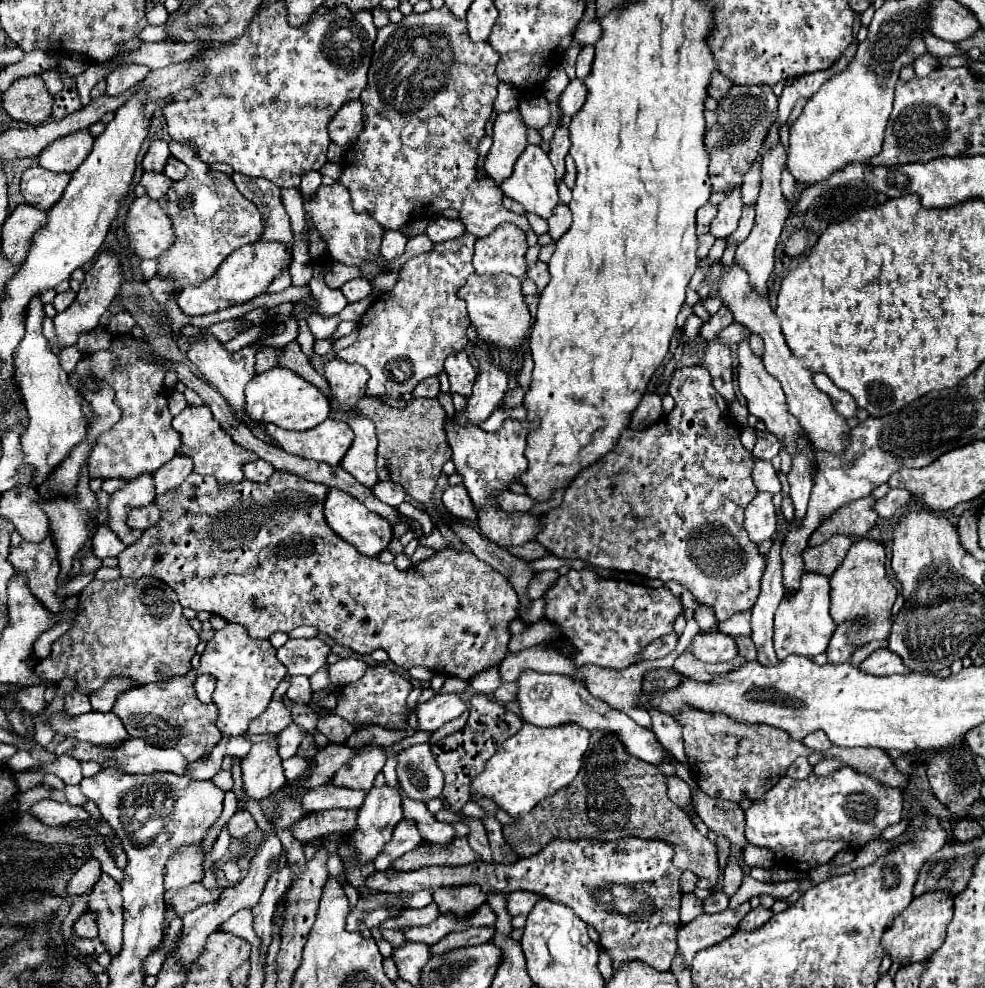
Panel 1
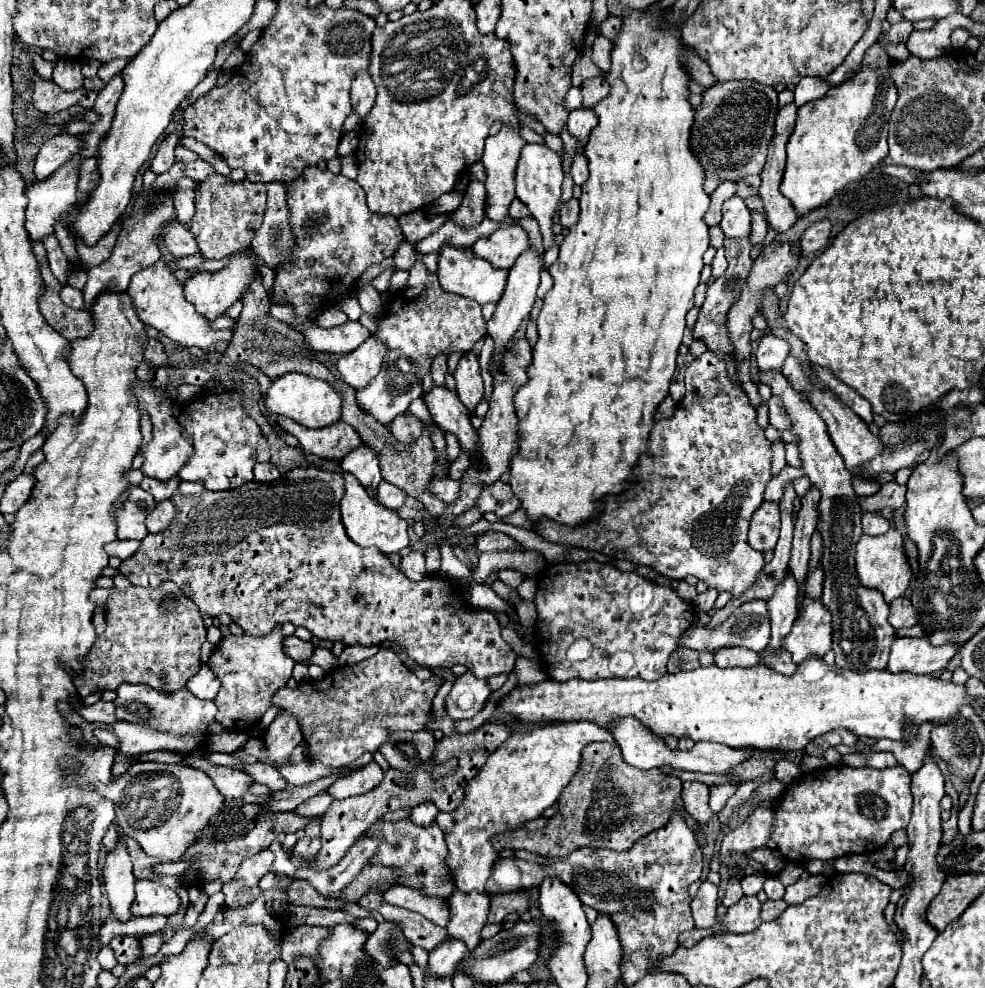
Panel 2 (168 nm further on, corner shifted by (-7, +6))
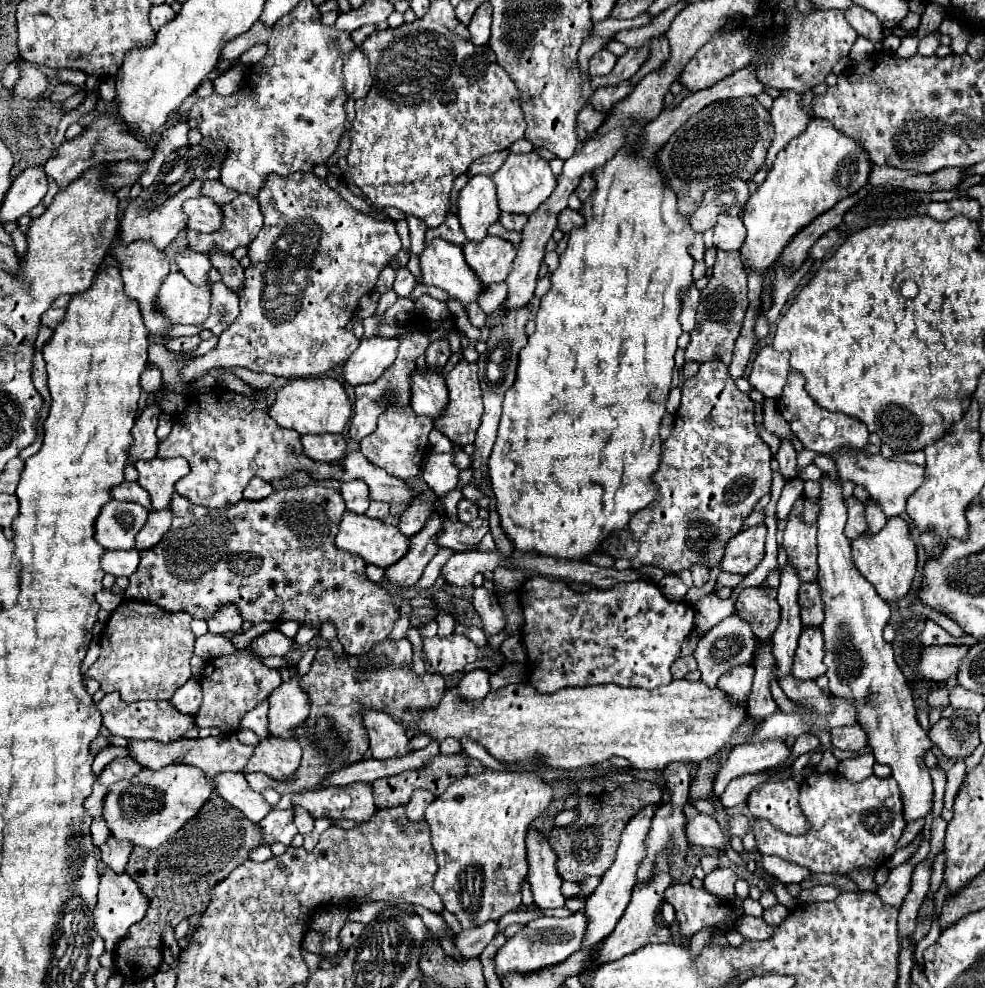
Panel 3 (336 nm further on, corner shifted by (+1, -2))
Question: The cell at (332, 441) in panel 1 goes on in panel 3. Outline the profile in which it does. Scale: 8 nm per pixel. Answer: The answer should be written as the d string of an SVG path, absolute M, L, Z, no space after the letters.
M313 435L313 437L301 437L301 445L303 445L303 453L313 459L313 461L321 461L321 463L335 463L339 459L343 459L345 455L345 439L343 435Z

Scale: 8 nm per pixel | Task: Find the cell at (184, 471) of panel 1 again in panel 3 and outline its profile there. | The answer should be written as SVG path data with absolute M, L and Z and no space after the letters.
M123 481L121 485L117 485L113 489L113 499L117 501L131 501L131 503L139 503L145 509L149 509L149 493L145 489L141 489L139 483L127 483Z

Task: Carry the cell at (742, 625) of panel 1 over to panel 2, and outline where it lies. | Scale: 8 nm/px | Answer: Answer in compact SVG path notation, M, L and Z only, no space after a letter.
M749 601L747 605L741 605L733 615L729 615L717 629L705 629L699 625L693 625L683 637L681 643L689 649L697 651L709 651L717 653L717 649L723 647L745 647L755 653L761 653L769 645L769 613L767 613L767 603L765 601Z

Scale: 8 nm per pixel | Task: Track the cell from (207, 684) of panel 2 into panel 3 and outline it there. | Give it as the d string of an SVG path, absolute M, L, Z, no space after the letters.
M191 677L183 687L179 687L179 689L175 691L175 695L171 697L171 703L173 703L181 713L195 715L197 709L201 707L201 699L203 699L201 683Z

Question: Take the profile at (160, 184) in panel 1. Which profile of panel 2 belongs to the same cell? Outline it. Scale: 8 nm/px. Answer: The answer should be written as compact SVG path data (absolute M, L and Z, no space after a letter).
M183 177L177 189L171 193L175 201L175 209L177 209L177 219L181 223L189 223L197 211L195 209L195 189L197 189L197 181Z

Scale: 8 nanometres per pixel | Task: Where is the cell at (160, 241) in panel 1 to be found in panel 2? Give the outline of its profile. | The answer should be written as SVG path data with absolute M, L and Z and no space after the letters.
M177 219L163 229L163 241L171 251L171 255L175 257L187 257L199 253L193 233L189 233L189 229L183 227Z

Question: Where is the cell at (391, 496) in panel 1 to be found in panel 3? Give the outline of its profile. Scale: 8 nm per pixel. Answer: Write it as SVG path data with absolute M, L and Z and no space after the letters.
M371 501L369 509L367 509L367 515L373 517L373 519L385 519L389 515L389 503L377 503L377 501Z

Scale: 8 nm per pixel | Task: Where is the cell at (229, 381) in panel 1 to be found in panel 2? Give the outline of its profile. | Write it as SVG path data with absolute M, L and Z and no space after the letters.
M159 259L151 267L141 269L141 273L133 275L133 281L129 283L127 293L131 295L137 315L145 325L155 327L159 333L163 333L167 339L179 343L179 345L193 345L201 351L209 351L217 341L229 341L231 331L215 331L209 327L209 321L201 317L195 307L185 299L183 285L177 281L173 269L165 259Z

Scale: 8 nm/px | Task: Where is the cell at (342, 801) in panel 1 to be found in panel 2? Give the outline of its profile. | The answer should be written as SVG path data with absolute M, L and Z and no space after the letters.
M321 793L321 795L315 795L307 801L303 801L295 811L301 817L315 817L315 815L323 815L325 809L329 809L331 803L333 803L333 799L327 793Z

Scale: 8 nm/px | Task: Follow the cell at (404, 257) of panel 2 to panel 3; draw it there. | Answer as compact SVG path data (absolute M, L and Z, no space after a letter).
M399 267L397 275L395 275L395 283L393 283L395 293L399 297L409 297L413 287L415 287L415 277L411 275L411 271L407 267Z

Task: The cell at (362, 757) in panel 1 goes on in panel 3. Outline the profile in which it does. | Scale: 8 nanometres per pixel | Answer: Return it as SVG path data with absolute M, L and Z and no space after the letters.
M361 781L345 787L327 787L321 791L299 793L291 799L291 803L307 809L317 819L355 819L359 823L365 823L375 813L371 793L371 785Z

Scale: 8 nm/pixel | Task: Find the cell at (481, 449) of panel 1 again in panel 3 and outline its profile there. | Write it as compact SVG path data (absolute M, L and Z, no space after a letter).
M417 371L413 373L413 383L411 383L411 409L417 415L425 417L441 417L445 413L445 405L449 405L449 391L445 387L445 381L441 373L431 373L427 371L425 375L419 375Z

